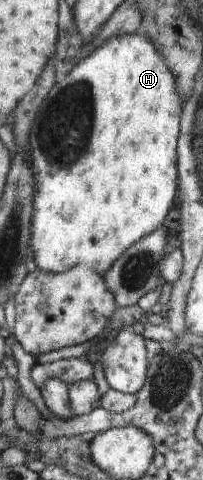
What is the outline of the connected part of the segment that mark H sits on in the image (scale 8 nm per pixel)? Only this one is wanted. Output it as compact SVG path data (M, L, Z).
M141 31L134 35L110 38L92 53L82 57L80 63L74 66L68 74L58 78L38 108L35 120L31 123L31 132L28 138L31 168L35 179L29 247L30 255L38 270L61 274L74 266L89 264L103 276L134 242L152 234L162 225L166 213L174 205L172 201L176 197L176 179L180 179L180 173L176 173L176 141L179 138L178 125L181 125L181 111L182 103L179 99L177 80L174 79L173 72L169 70L169 67L166 67L161 52Z

